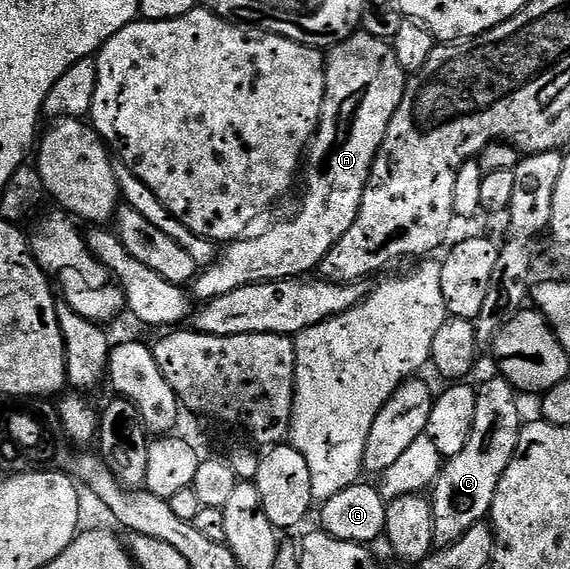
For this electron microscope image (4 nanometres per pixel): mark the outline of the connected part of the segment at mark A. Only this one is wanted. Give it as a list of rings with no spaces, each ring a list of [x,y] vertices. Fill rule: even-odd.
[[[362,30],[334,45],[325,63],[325,98],[319,127],[305,153],[305,167],[301,172],[303,201],[299,209],[287,221],[279,220],[256,236],[247,234],[230,241],[224,247],[227,249],[224,252],[222,249],[215,261],[191,281],[189,292],[196,301],[209,301],[246,284],[306,277],[318,269],[325,254],[329,254],[329,250],[345,238],[349,226],[357,222],[371,167],[381,150],[385,130],[389,130],[389,122],[393,122],[393,114],[397,114],[397,106],[401,106],[409,76],[388,41]]]

